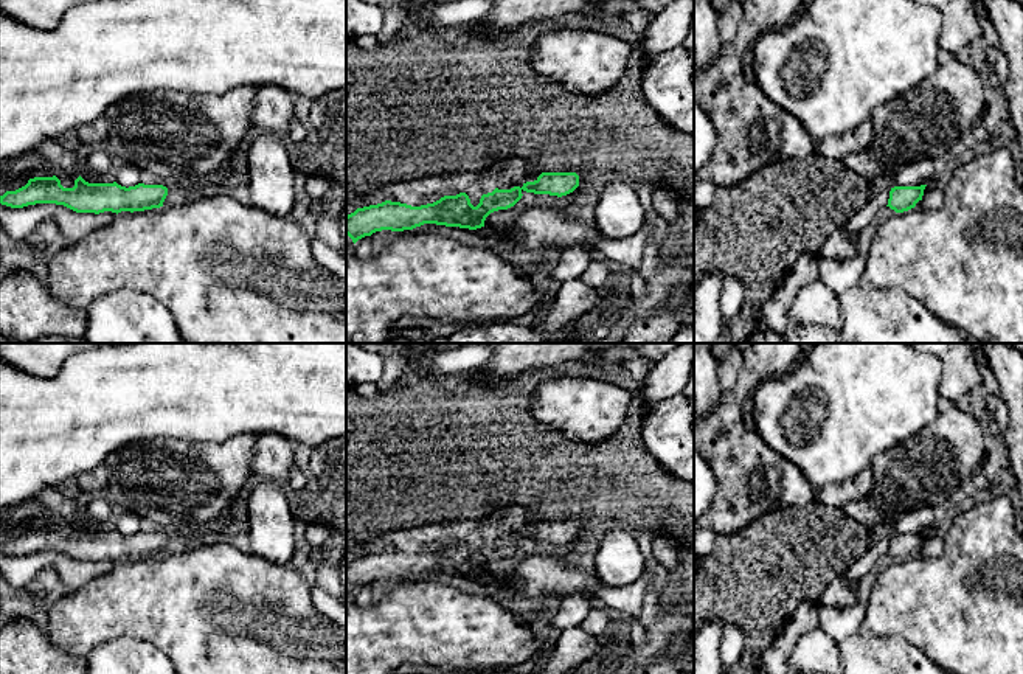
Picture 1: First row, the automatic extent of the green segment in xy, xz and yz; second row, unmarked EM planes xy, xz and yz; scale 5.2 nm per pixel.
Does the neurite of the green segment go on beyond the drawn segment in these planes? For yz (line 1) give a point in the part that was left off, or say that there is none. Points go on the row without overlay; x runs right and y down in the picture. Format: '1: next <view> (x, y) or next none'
1: next none

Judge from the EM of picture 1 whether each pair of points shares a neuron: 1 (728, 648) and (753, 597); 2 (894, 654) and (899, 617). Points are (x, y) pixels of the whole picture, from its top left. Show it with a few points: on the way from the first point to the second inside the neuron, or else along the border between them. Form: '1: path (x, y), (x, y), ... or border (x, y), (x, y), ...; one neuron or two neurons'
1: border (725, 623), (735, 623), (742, 631), (745, 654); two neurons
2: border (860, 631), (865, 635), (901, 635), (925, 656); two neurons

